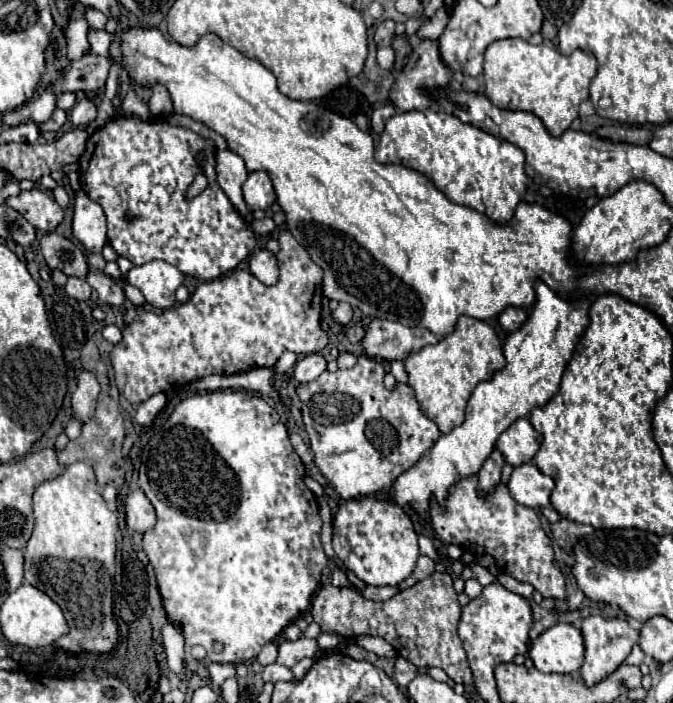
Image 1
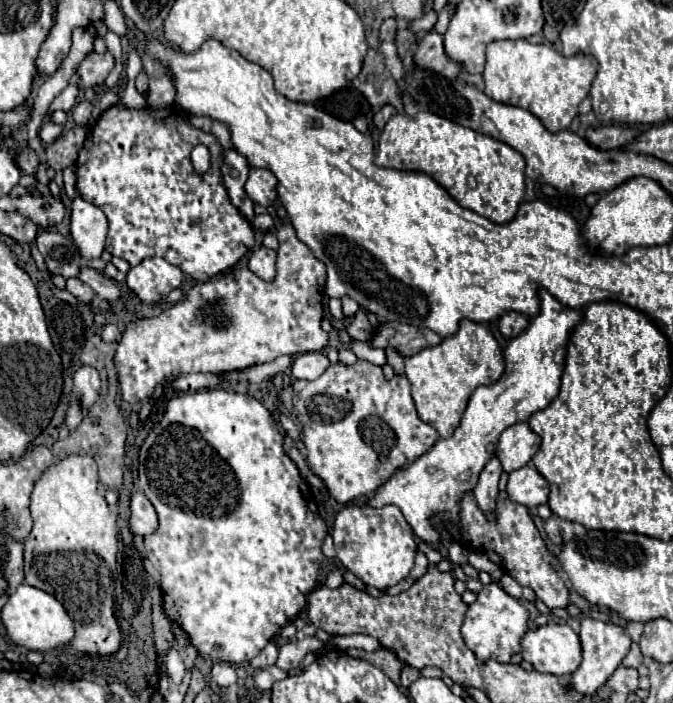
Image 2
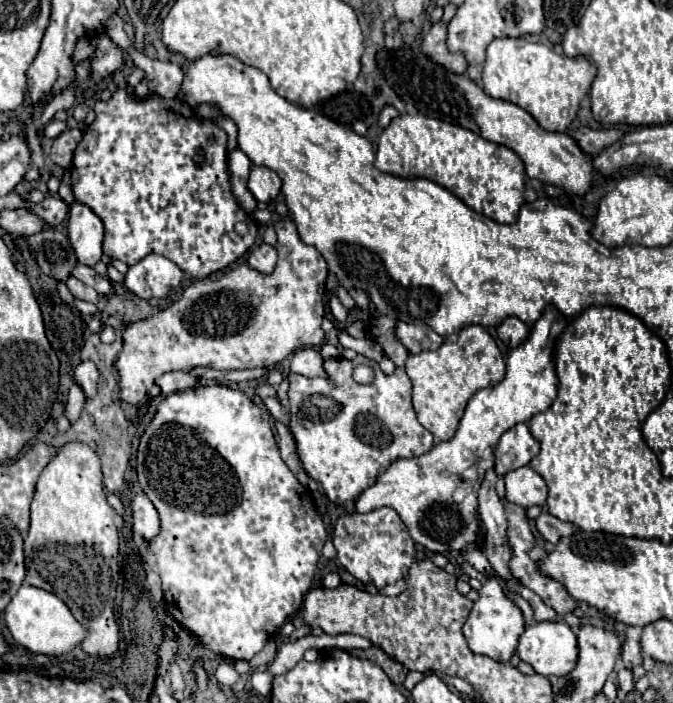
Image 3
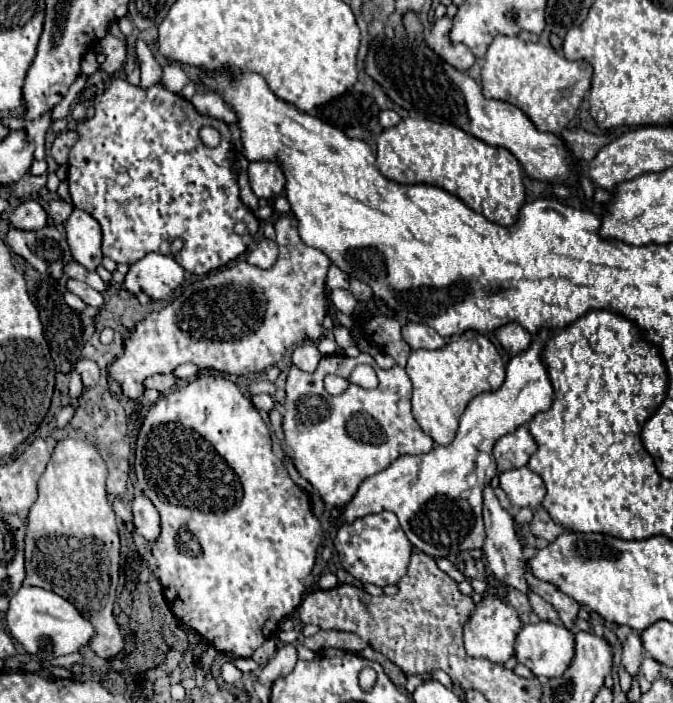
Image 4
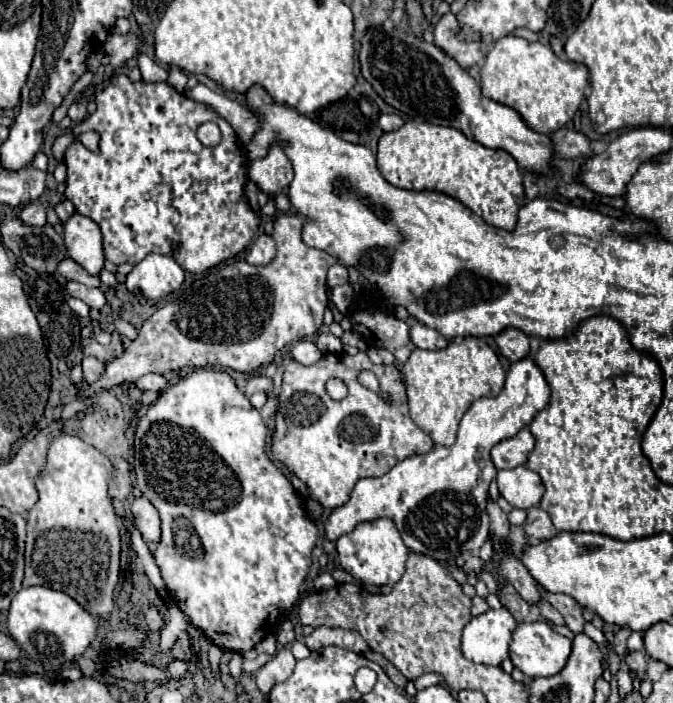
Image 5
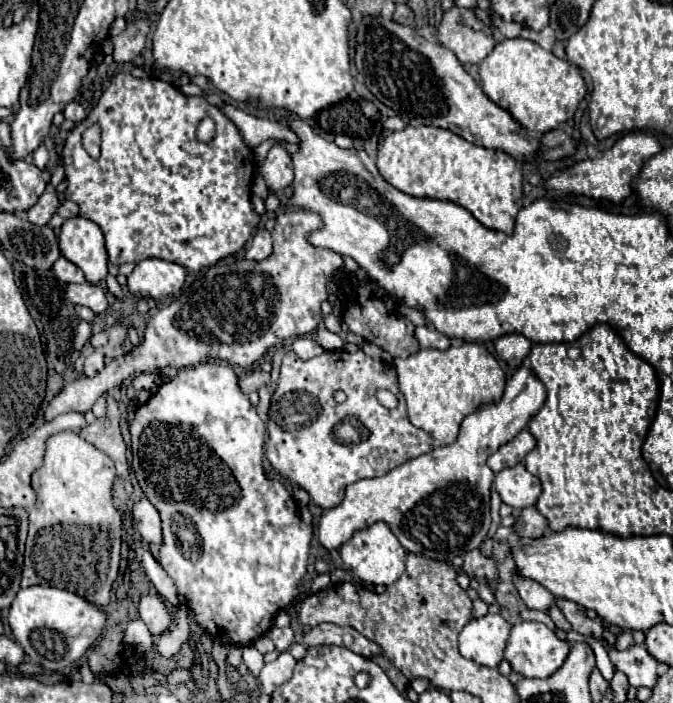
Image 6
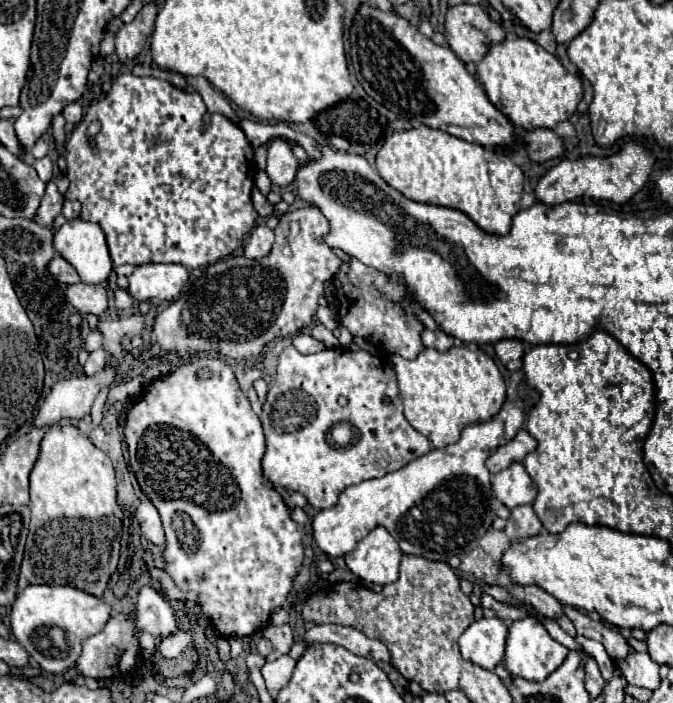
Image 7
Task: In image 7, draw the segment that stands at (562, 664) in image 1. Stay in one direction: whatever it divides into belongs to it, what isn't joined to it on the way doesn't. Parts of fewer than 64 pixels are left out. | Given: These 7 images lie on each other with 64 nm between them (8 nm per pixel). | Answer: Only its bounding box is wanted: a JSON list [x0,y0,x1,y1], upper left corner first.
[504,618,568,682]

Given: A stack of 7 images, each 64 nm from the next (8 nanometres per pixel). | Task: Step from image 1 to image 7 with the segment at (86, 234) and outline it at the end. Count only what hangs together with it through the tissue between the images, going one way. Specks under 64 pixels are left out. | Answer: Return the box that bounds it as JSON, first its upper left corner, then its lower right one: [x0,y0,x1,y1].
[54,218,112,284]

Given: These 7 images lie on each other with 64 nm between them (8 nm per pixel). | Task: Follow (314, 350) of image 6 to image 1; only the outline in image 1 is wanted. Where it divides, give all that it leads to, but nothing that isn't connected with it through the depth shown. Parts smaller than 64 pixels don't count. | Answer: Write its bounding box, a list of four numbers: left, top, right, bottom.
[294,354,326,384]

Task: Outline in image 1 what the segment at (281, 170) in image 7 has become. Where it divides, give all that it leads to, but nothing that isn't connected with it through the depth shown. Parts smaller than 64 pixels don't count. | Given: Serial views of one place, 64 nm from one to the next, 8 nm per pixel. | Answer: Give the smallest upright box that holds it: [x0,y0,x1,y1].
[242,172,276,212]

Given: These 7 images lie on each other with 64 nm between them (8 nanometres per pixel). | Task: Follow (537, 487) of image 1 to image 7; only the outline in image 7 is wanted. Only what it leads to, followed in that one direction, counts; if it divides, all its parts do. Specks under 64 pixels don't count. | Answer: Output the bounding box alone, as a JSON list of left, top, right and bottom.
[492,462,538,508]

